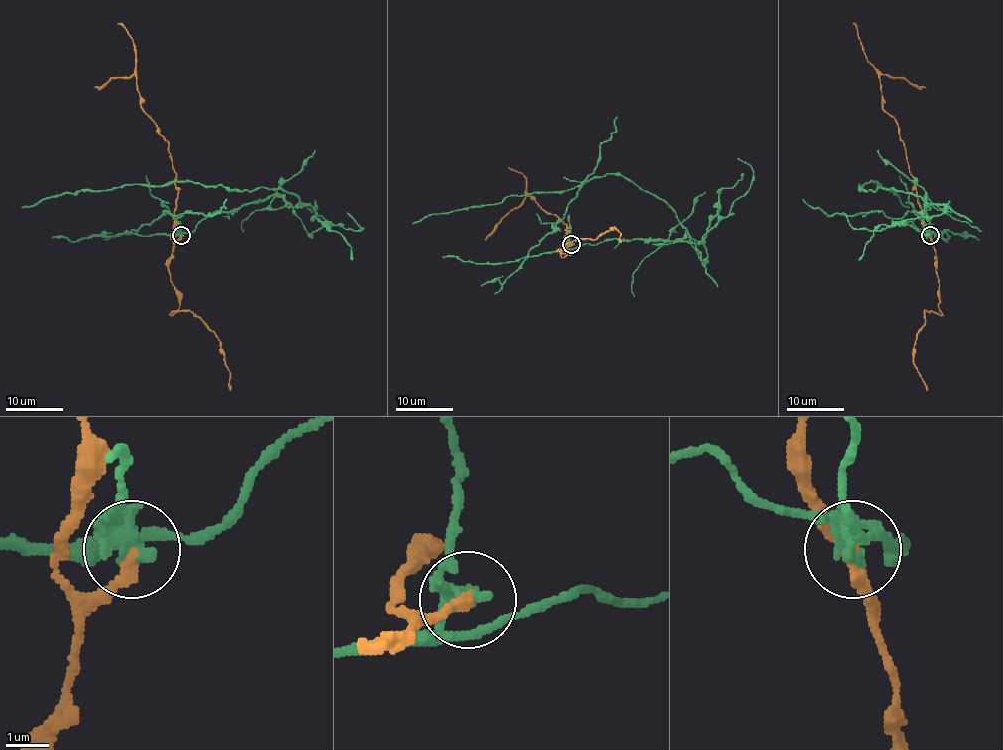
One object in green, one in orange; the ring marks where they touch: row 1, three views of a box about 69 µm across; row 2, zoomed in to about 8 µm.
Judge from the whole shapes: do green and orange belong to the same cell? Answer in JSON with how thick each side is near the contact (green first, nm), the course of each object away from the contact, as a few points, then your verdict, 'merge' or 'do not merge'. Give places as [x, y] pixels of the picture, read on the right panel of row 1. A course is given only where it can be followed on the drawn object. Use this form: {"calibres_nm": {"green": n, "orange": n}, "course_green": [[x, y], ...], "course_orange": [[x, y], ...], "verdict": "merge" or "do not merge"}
{"calibres_nm": {"green": 360, "orange": 280}, "course_green": [[929, 234], [927, 197], [927, 205], [899, 191], [879, 187], [863, 191], [859, 185], [876, 181], [909, 208]], "course_orange": [[929, 234], [898, 123], [883, 107], [879, 71], [867, 60], [853, 24]], "verdict": "do not merge"}

